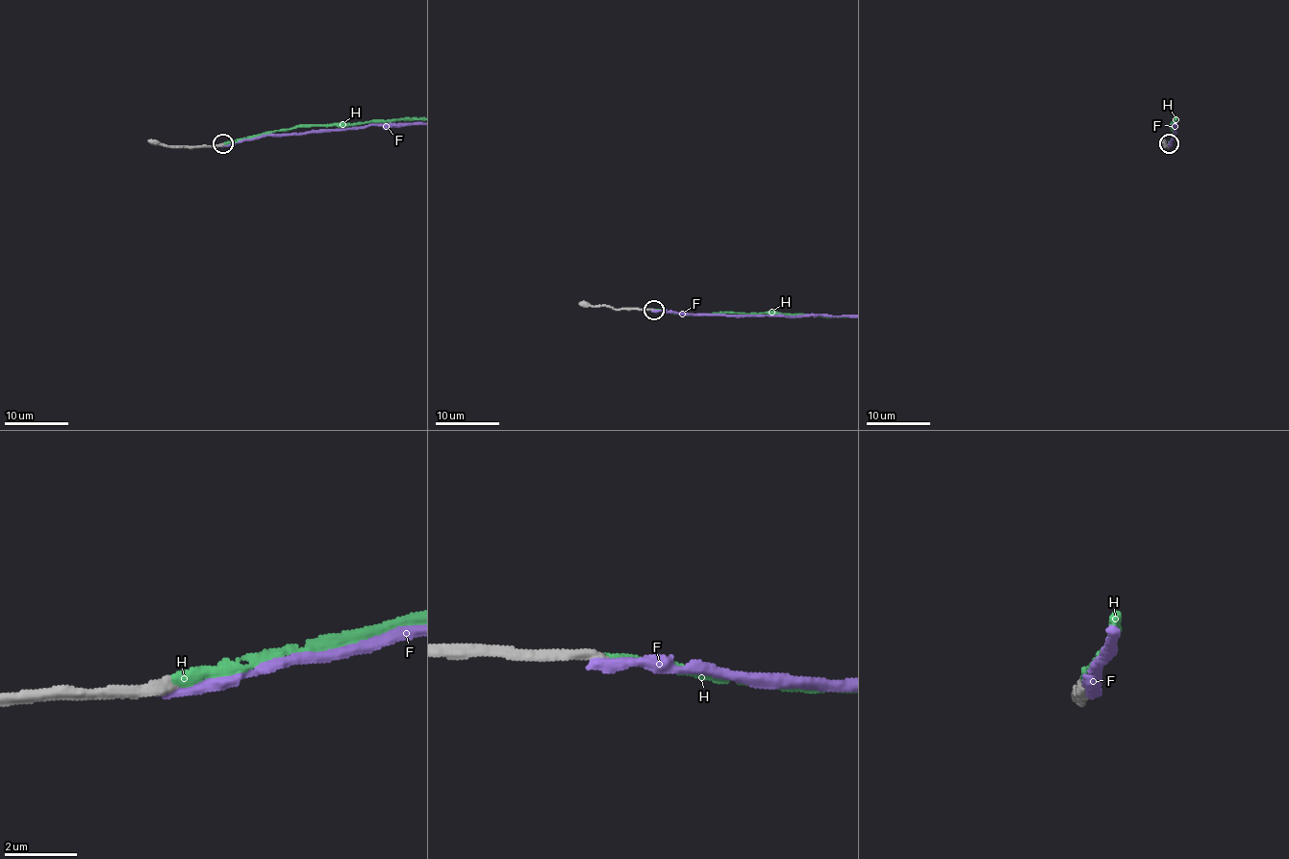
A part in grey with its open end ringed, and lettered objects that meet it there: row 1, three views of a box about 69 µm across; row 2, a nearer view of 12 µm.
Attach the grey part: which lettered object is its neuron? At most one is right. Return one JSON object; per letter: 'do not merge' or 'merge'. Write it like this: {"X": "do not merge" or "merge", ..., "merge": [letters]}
{"F": "do not merge", "H": "merge", "merge": ["H"]}

